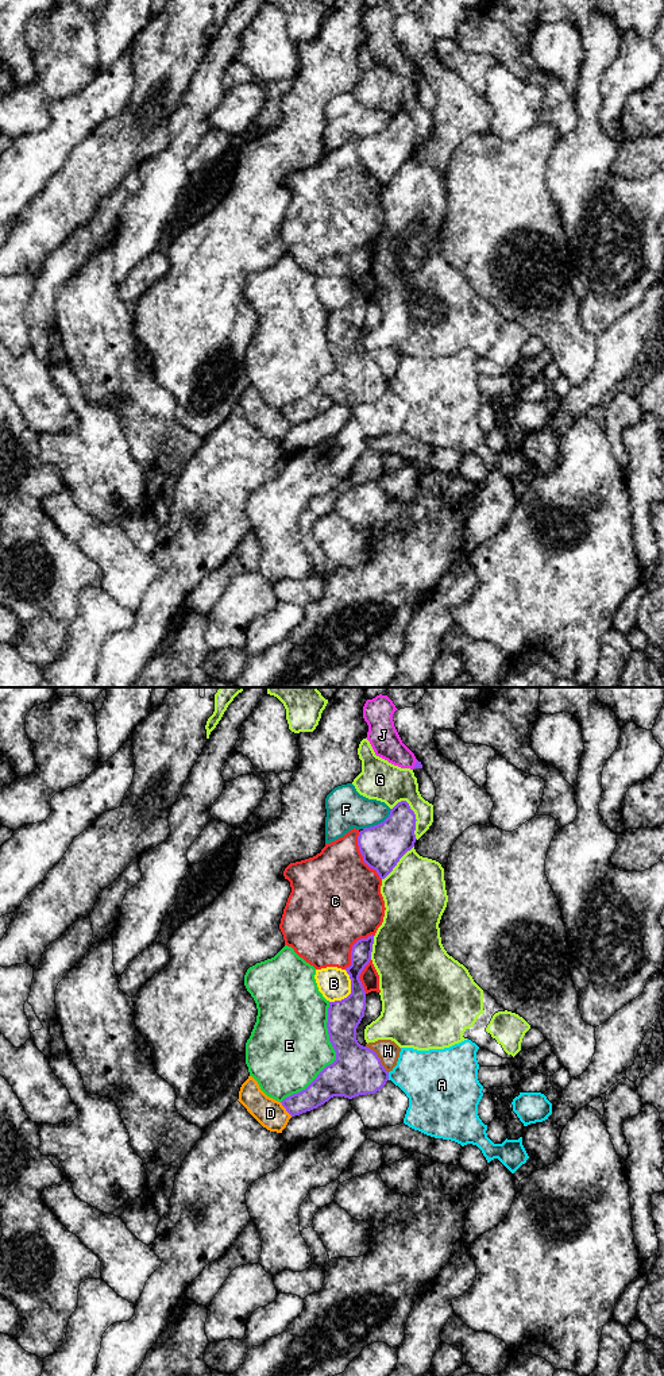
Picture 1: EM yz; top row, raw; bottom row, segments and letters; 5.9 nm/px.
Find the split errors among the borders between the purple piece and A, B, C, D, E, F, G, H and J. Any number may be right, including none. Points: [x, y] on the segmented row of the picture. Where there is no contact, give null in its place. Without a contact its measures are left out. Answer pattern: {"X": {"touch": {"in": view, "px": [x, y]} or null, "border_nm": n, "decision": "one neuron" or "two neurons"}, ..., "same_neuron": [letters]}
{"A": {"touch": {"in": "yz", "px": [388, 1076]}, "border_nm": 50, "decision": "two neurons"}, "B": {"touch": {"in": "yz", "px": [351, 991]}, "border_nm": 220, "decision": "two neurons"}, "C": {"touch": {"in": "yz", "px": [362, 855]}, "border_nm": 320, "decision": "two neurons"}, "D": {"touch": {"in": "yz", "px": [285, 1107]}, "border_nm": 120, "decision": "two neurons"}, "E": {"touch": {"in": "yz", "px": [336, 1057]}, "border_nm": 650, "decision": "two neurons"}, "F": {"touch": {"in": "yz", "px": [378, 824]}, "border_nm": 220, "decision": "two neurons"}, "G": {"touch": {"in": "yz", "px": [414, 818]}, "border_nm": 260, "decision": "two neurons"}, "H": {"touch": {"in": "yz", "px": [379, 1059]}, "border_nm": 220, "decision": "two neurons"}, "J": {"touch": {"in": "yz", "px": [414, 764]}, "border_nm": 50, "decision": "two neurons"}, "same_neuron": []}

